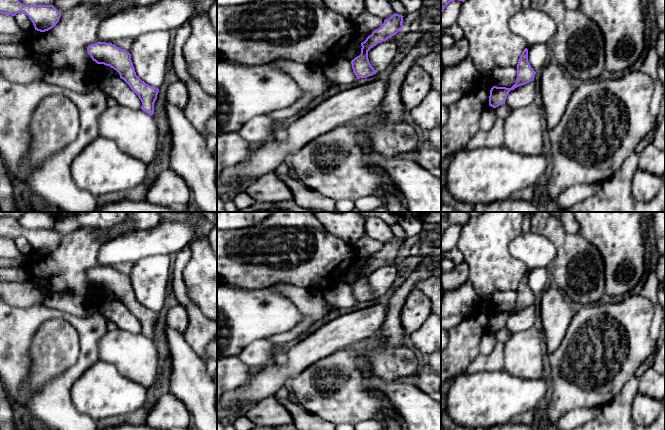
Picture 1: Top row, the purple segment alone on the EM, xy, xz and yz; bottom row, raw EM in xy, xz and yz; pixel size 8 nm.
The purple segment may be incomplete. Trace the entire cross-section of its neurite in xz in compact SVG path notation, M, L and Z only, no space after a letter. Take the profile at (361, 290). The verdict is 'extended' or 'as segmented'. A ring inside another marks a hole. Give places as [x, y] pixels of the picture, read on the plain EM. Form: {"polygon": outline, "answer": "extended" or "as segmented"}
{"polygon": "M394 237L391 241L385 243L384 247L361 267L361 278L351 285L352 293L357 303L367 302L376 298L376 295L369 286L368 275L378 267L396 259L403 252L403 241Z", "answer": "as segmented"}

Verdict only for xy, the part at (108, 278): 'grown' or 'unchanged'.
unchanged

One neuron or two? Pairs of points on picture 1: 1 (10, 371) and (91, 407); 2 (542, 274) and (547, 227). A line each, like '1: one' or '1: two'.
1: two
2: two

